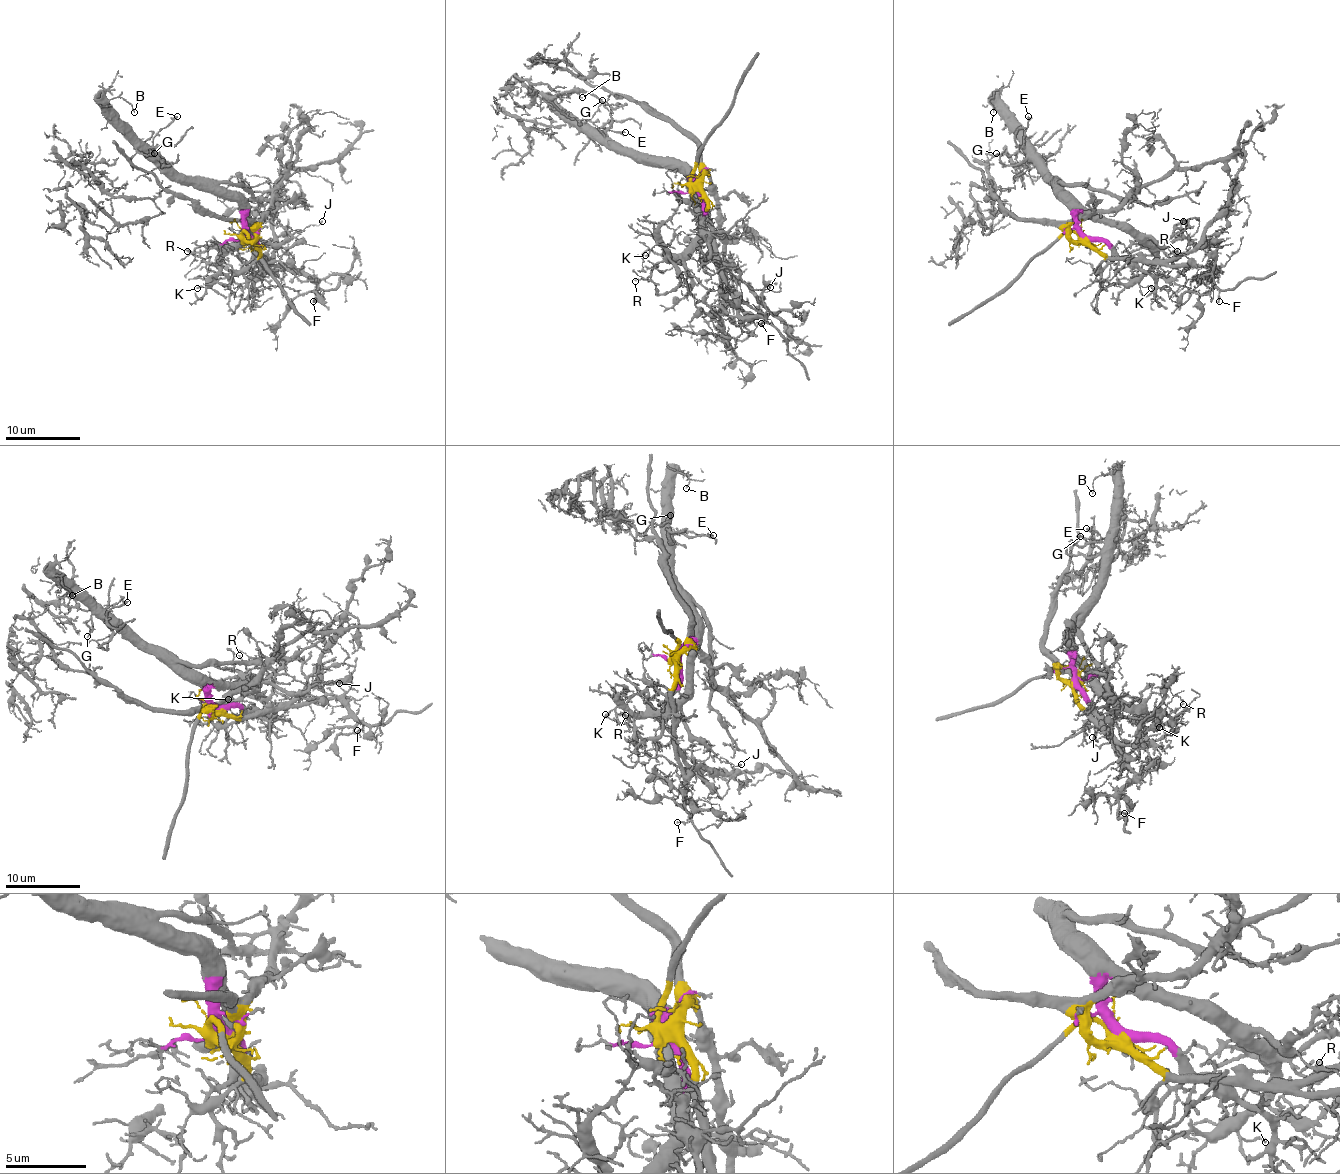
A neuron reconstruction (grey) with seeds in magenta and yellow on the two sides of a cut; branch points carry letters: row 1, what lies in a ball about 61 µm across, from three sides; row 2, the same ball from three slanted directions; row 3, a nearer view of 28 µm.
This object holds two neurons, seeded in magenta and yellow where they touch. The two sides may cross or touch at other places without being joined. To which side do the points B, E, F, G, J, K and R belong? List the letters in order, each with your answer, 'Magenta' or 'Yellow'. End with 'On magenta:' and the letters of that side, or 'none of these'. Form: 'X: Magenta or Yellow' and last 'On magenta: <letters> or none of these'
B: Magenta
E: Magenta
F: Yellow
G: Magenta
J: Magenta
K: Magenta
R: Magenta
On magenta: B, E, G, J, K, R

